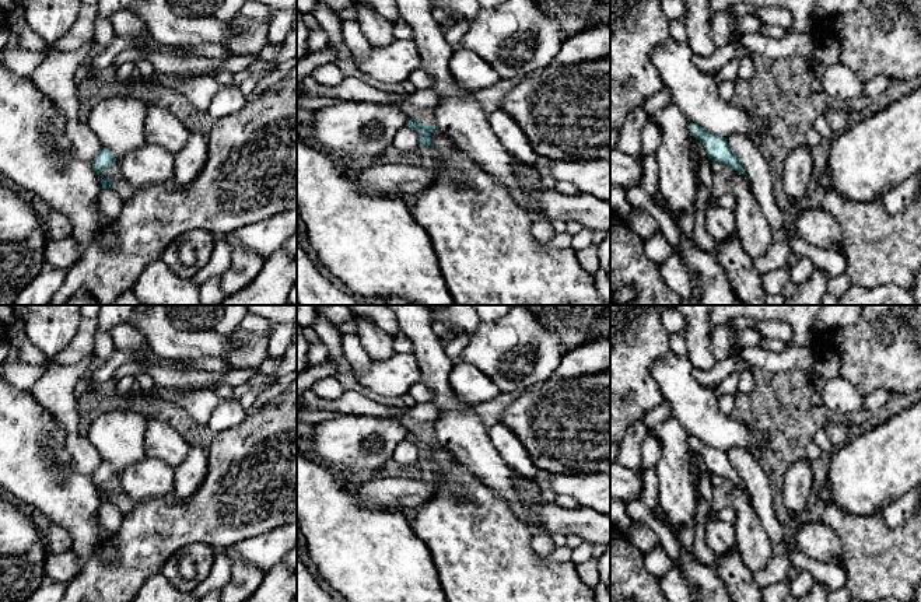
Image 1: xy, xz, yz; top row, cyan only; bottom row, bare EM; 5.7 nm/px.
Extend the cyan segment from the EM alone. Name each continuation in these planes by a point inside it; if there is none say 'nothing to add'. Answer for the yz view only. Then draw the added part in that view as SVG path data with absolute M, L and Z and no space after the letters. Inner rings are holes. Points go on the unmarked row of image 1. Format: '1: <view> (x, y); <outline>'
nothing to add

